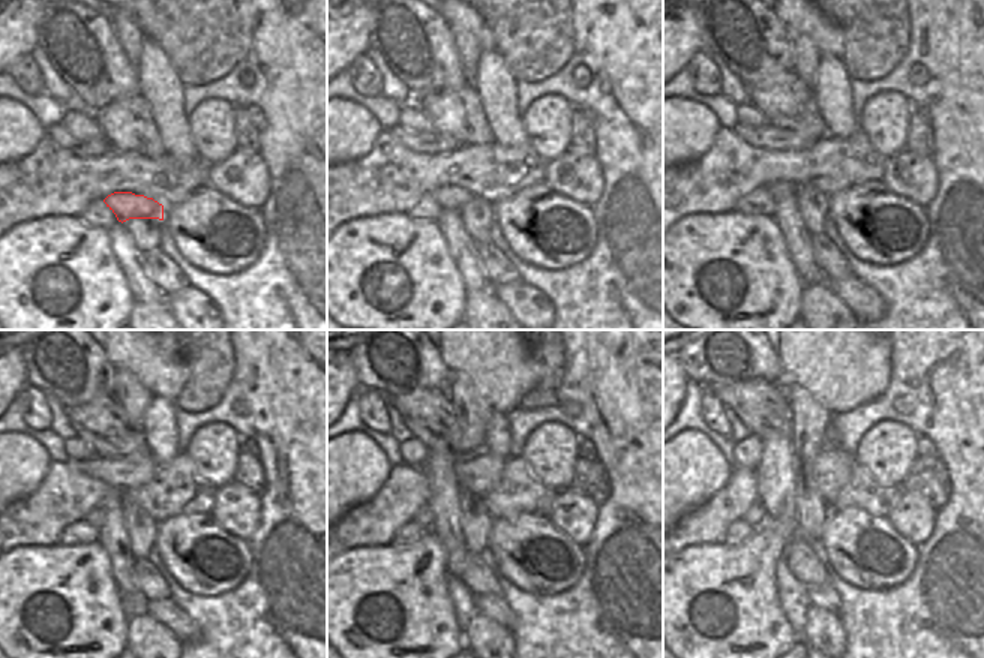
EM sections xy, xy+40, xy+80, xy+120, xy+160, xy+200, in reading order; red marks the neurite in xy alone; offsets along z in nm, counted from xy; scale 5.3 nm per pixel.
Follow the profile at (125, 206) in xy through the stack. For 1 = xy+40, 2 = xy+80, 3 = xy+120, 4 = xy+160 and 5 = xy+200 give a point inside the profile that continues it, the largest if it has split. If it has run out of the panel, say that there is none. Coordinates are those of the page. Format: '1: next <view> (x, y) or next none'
1: next xy+40 (449, 197)
2: next xy+80 (779, 191)
3: next xy+120 (95, 517)
4: next xy+160 (425, 517)
5: next xy+200 (756, 513)

